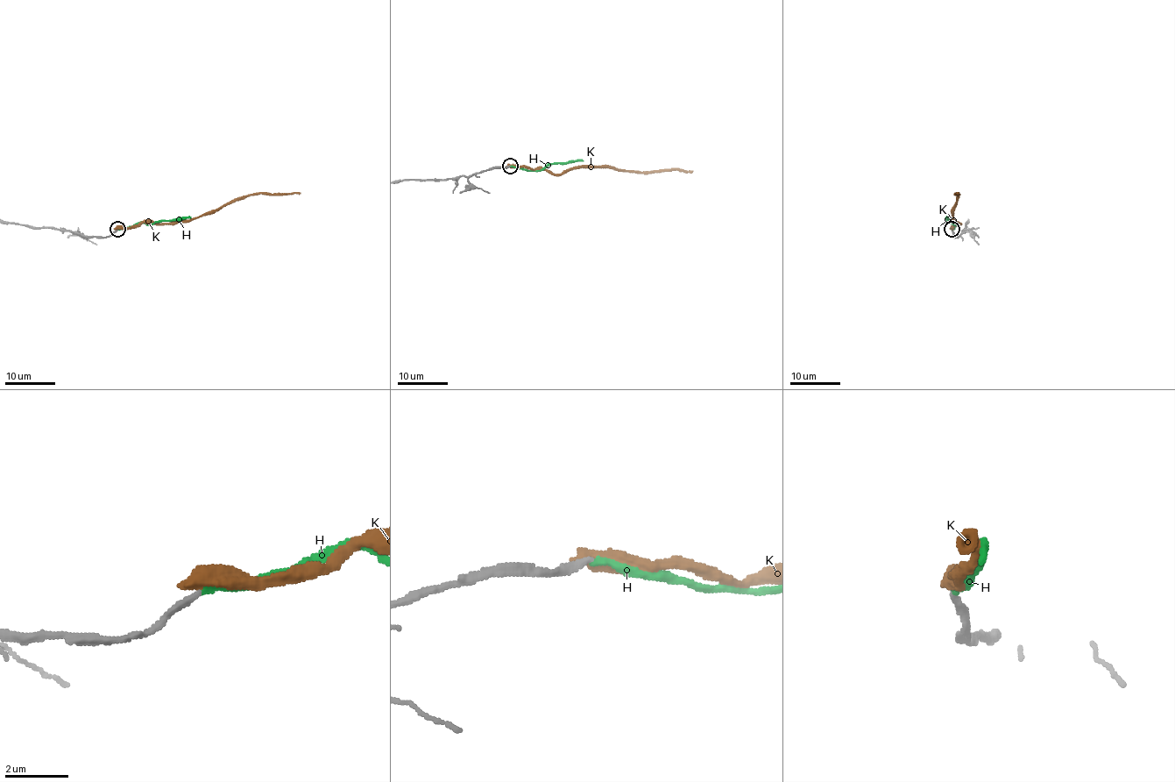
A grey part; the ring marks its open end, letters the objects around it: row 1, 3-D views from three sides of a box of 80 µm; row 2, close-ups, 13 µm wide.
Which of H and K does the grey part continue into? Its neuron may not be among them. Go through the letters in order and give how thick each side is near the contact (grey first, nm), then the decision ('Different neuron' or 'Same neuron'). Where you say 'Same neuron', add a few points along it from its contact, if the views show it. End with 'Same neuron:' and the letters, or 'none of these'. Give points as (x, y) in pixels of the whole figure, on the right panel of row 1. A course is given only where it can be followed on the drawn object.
H: Thickness 200 nm (grey) against 200 nm. Same neuron. Its course: (952, 230), (956, 223), (953, 223), (946, 216)
K: Thickness 200 nm (grey) against 550 nm. Different neuron
Same neuron: H

